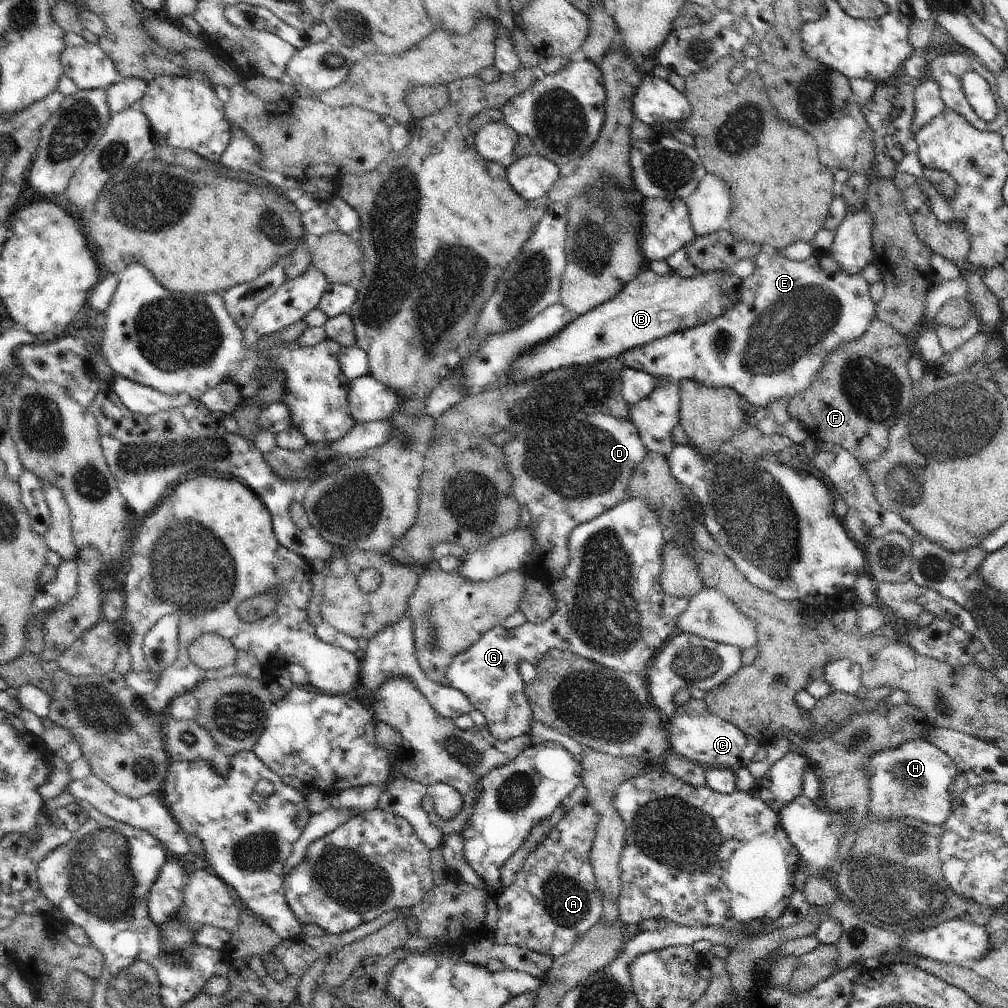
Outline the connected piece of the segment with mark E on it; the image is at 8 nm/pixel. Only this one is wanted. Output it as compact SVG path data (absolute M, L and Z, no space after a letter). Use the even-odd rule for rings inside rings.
M760 251L752 260L755 264L754 272L742 281L739 299L732 310L729 310L726 314L723 314L712 322L670 334L670 336L665 336L656 341L649 342L648 345L629 350L622 355L624 364L657 378L657 385L646 398L636 404L627 405L627 418L632 421L632 424L636 425L636 428L639 430L642 444L646 447L647 451L660 453L666 457L675 447L671 439L671 432L678 423L678 394L679 384L682 379L694 379L710 388L728 387L734 389L740 396L746 398L752 406L766 407L767 404L773 400L790 400L795 394L804 390L812 382L814 373L820 370L826 357L833 350L836 350L839 346L845 345L847 342L858 340L858 338L868 330L871 322L876 318L877 306L870 296L869 284L862 278L861 273L848 274L845 270L842 270L842 267L834 267L832 256L829 252L815 251L812 253L812 256L809 256L806 260L795 261L782 256L782 253L779 253L779 251L775 251L773 254Z

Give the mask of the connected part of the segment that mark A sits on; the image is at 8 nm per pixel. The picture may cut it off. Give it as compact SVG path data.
M587 802L577 804L565 814L543 841L534 847L517 872L513 884L509 887L505 885L500 892L494 894L500 911L497 929L491 935L494 942L514 945L557 959L568 954L582 936L601 920L604 898L596 884L590 856L600 821L601 816L593 806Z

